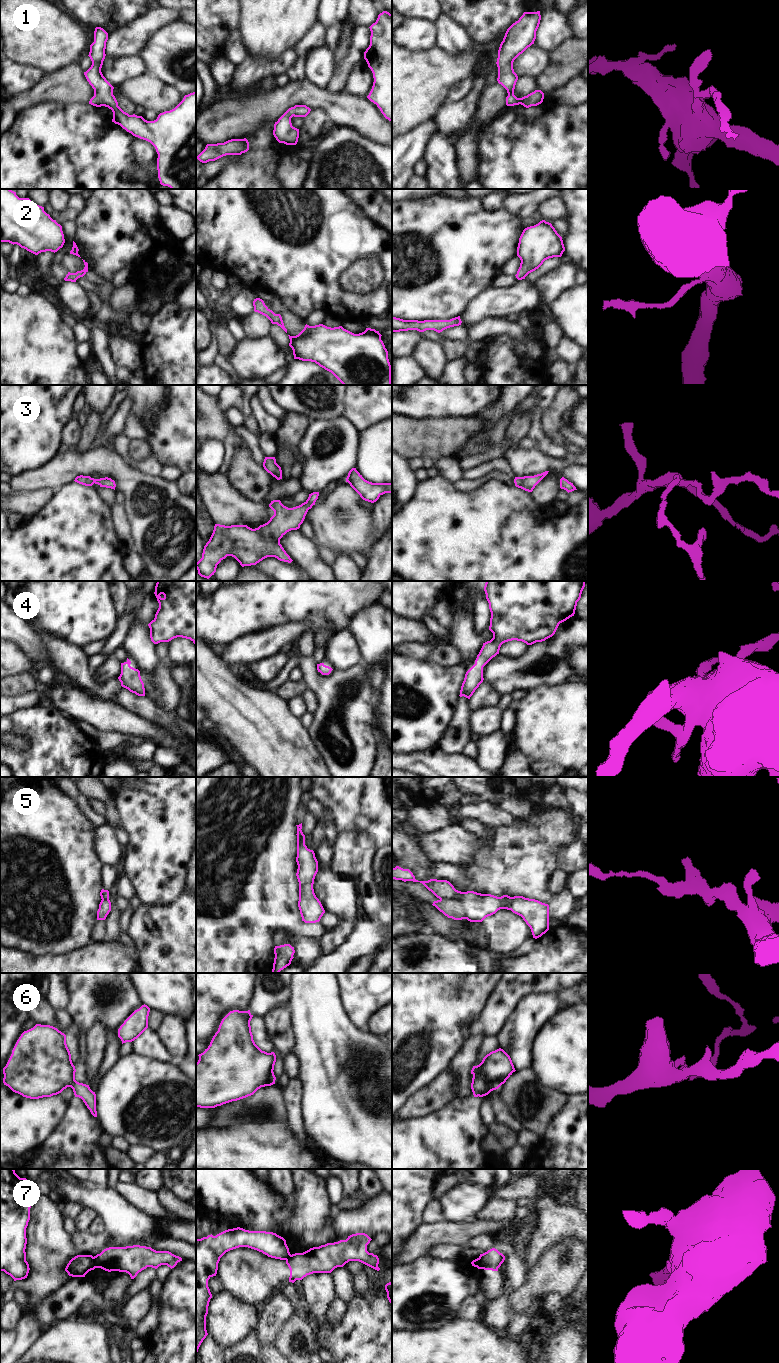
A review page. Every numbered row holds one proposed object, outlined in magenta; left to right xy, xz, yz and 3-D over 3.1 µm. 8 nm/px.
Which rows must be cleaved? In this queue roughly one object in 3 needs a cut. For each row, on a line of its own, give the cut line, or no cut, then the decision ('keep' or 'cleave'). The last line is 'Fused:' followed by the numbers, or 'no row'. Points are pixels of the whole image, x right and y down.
1: no cut; keep
2: no cut; keep
3: no cut; keep
4: no cut; keep
5: no cut; keep
6: no cut; keep
7: cut in xy along (92, 1257), (96, 1267); cleave
Fused: 7

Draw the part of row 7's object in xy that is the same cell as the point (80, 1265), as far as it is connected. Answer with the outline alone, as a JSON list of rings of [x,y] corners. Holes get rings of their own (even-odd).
[[[77,1255],[67,1264],[65,1271],[72,1277],[85,1277],[96,1268],[92,1255]]]

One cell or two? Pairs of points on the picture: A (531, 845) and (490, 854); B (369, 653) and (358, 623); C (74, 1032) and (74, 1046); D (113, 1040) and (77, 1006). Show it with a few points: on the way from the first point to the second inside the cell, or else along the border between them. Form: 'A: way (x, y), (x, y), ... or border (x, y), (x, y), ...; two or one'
A: way (521, 854), (500, 854); one
B: way (369, 646), (369, 634), (365, 630); one
C: way (74, 1035), (74, 1043); one
D: way (112, 1028), (89, 1006); one

